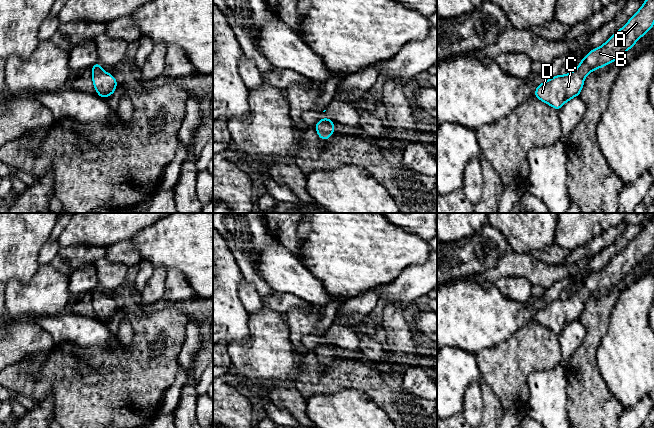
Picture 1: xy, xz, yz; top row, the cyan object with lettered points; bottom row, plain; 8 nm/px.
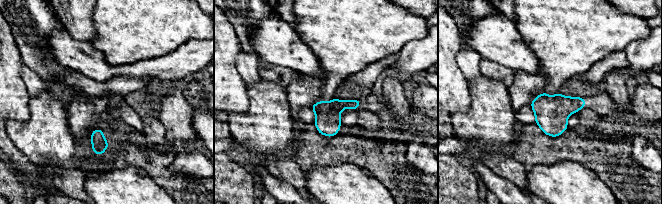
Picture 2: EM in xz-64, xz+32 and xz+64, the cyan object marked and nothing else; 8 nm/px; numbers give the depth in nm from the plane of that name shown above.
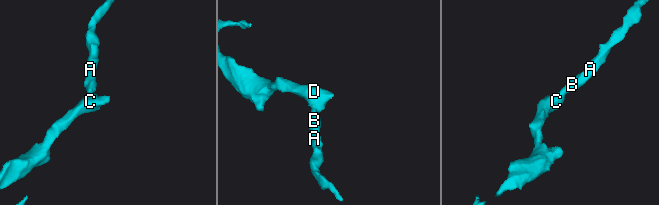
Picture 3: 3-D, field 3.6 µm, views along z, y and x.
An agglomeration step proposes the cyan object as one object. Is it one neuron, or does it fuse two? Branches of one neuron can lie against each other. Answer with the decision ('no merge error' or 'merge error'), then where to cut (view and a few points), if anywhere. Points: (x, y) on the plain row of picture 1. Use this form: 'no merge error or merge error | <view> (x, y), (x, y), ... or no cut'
no merge error | no cut

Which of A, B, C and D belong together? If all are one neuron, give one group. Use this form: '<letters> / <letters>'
A B C D

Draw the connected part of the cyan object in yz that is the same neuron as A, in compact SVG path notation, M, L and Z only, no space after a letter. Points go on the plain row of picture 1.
M654 218L647 222L642 231L602 270L591 274L579 286L578 292L567 299L557 299L541 307L534 319L556 334L575 320L580 320L584 302L593 294L599 293L634 271L644 258L654 249Z

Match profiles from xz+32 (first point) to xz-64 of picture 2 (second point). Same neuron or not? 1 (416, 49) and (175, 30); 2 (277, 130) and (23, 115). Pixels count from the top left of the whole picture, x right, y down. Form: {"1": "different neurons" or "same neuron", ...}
{"1": "different neurons", "2": "different neurons"}

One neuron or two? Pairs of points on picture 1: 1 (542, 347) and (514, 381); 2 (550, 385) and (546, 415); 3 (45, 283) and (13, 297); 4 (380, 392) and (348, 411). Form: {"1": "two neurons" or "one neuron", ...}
{"1": "one neuron", "2": "one neuron", "3": "one neuron", "4": "two neurons"}

